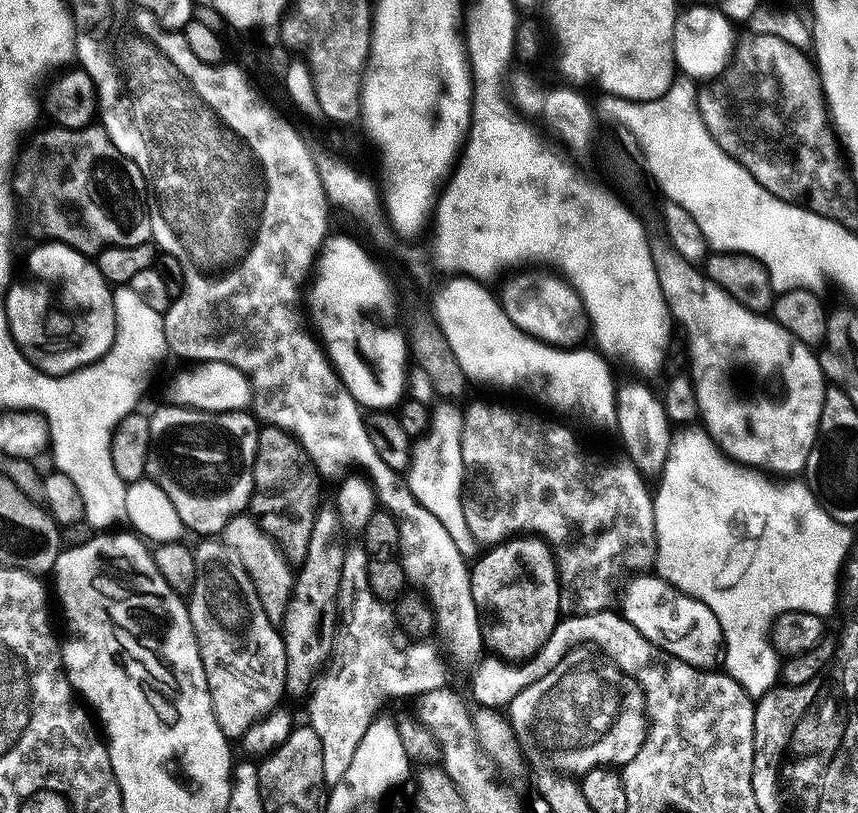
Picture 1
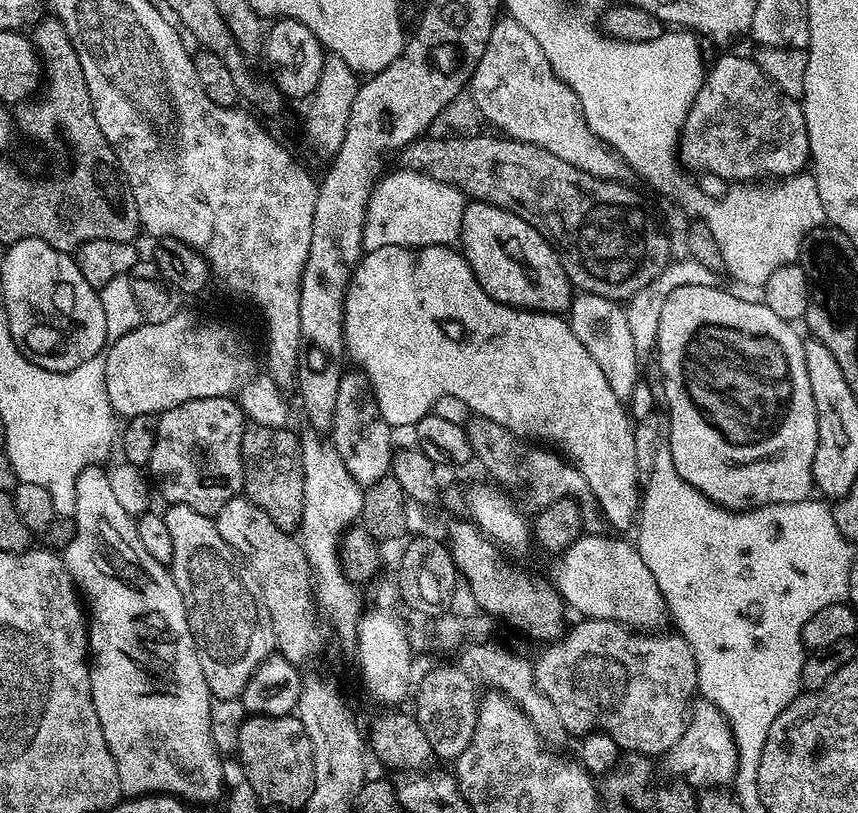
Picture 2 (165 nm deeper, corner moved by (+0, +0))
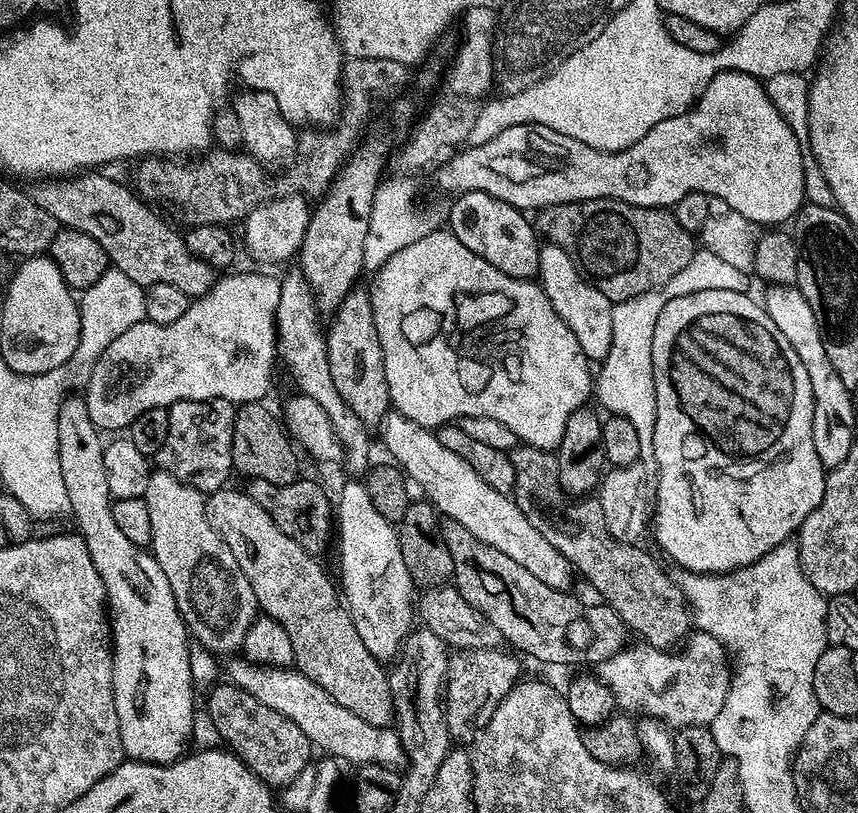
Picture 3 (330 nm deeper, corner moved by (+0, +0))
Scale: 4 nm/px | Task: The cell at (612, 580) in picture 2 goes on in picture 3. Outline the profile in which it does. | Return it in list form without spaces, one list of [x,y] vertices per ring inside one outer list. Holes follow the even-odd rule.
[[[389,411],[382,421],[384,428],[384,448],[389,452],[401,472],[413,485],[421,488],[428,503],[436,507],[441,517],[458,522],[474,534],[486,546],[494,546],[494,550],[502,550],[518,566],[530,570],[534,578],[546,582],[546,586],[561,590],[571,589],[573,569],[566,558],[538,534],[534,526],[530,526],[530,518],[518,510],[515,499],[509,493],[494,490],[486,486],[474,470],[470,470],[467,462],[462,462],[458,454],[446,450],[442,442],[438,442],[435,431],[431,428],[418,426],[401,412]],[[416,483],[416,484],[415,484]]]

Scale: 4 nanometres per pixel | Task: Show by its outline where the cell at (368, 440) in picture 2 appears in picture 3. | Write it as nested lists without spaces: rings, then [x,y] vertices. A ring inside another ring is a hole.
[[[357,286],[348,292],[346,298],[342,298],[342,302],[336,307],[331,320],[332,326],[330,324],[327,327],[326,335],[330,374],[334,378],[334,386],[338,386],[338,394],[342,394],[346,406],[350,406],[350,410],[354,410],[354,414],[358,414],[358,418],[363,424],[366,426],[379,425],[388,415],[392,399],[390,390],[386,386],[386,366],[382,354],[382,342],[378,338],[378,330],[374,326],[374,314],[372,313],[372,303],[368,297],[368,288]]]

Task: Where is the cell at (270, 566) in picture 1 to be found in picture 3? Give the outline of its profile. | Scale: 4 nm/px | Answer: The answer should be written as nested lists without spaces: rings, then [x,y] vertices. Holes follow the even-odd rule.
[[[225,486],[217,492],[207,493],[204,502],[206,522],[210,522],[210,526],[226,542],[226,546],[230,546],[234,558],[238,558],[238,566],[242,568],[250,581],[250,587],[254,589],[259,611],[274,618],[274,622],[278,622],[278,626],[286,630],[294,645],[295,667],[302,674],[306,674],[310,682],[318,682],[318,686],[322,686],[322,690],[326,690],[326,694],[330,694],[330,698],[334,698],[338,706],[346,706],[350,714],[358,714],[358,718],[370,722],[370,726],[389,727],[394,717],[388,672],[385,665],[374,654],[370,654],[370,650],[366,650],[362,638],[358,638],[358,630],[354,630],[352,616],[348,613],[333,577],[331,580],[324,573],[324,568],[315,555],[308,553],[279,529],[274,524],[274,519],[248,496],[247,491],[240,489],[239,492],[232,487]]]

